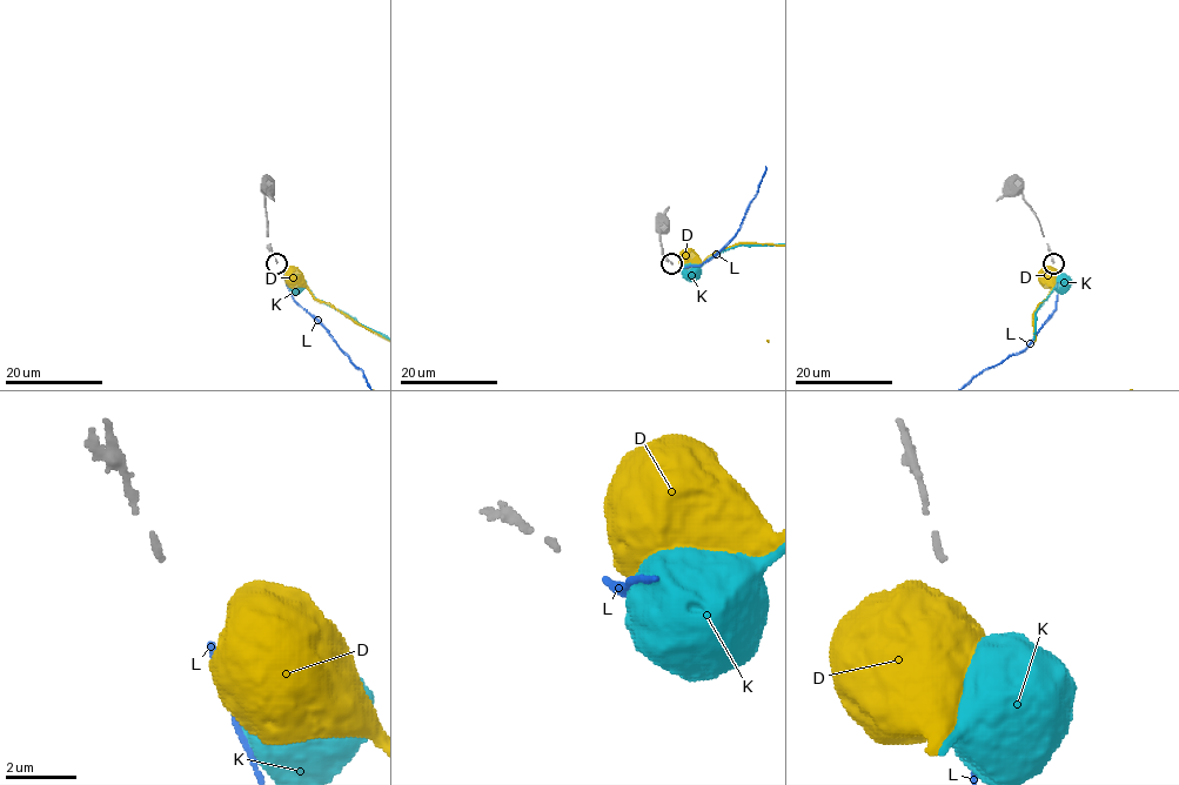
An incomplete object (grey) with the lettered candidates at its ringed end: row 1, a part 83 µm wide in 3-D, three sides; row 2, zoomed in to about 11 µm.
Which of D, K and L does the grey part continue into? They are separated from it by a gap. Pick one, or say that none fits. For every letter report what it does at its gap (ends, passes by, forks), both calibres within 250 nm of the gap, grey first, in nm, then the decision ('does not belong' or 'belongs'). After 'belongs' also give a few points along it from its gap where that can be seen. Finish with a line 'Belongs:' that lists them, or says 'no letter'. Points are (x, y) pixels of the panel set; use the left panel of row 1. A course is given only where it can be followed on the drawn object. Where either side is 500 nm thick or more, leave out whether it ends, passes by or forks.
D: calibres 180 and 1000 nm; does not belong
K: calibres 180 and 1050 nm; does not belong
L: it ends; calibres 180 and 200 nm; belongs
Belongs: L

